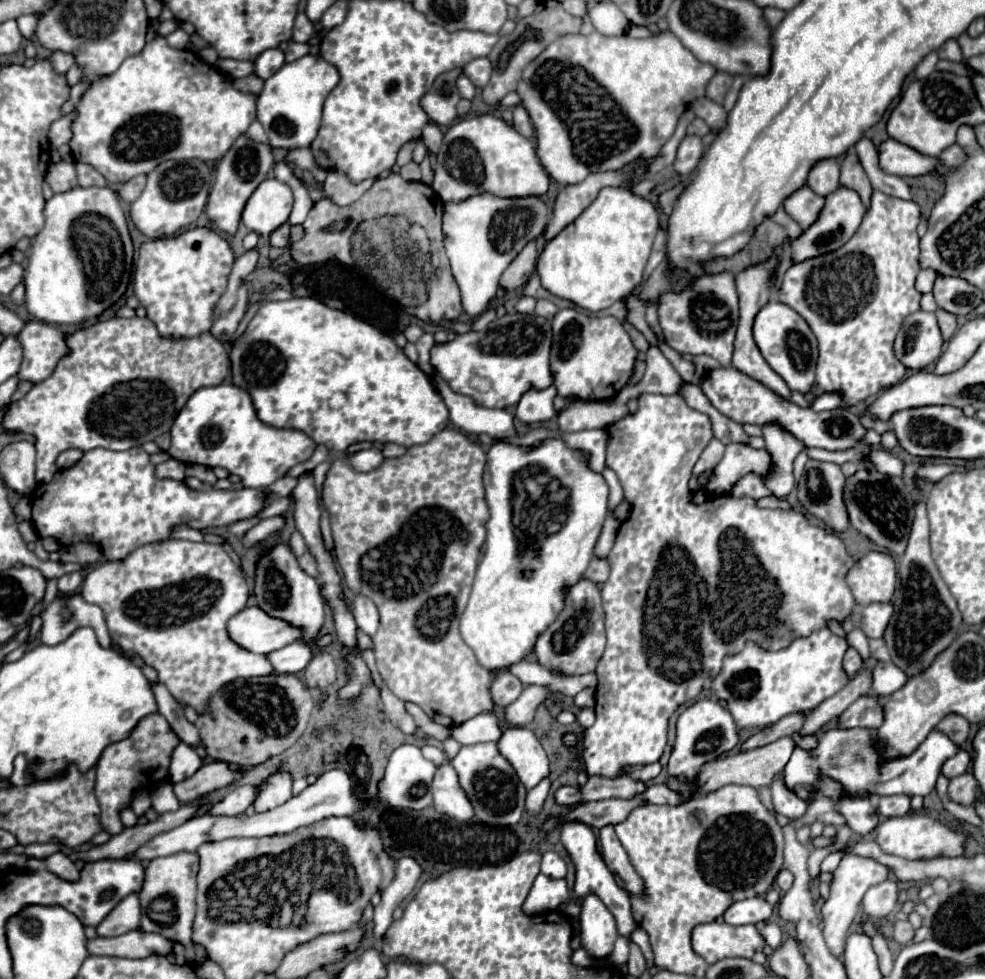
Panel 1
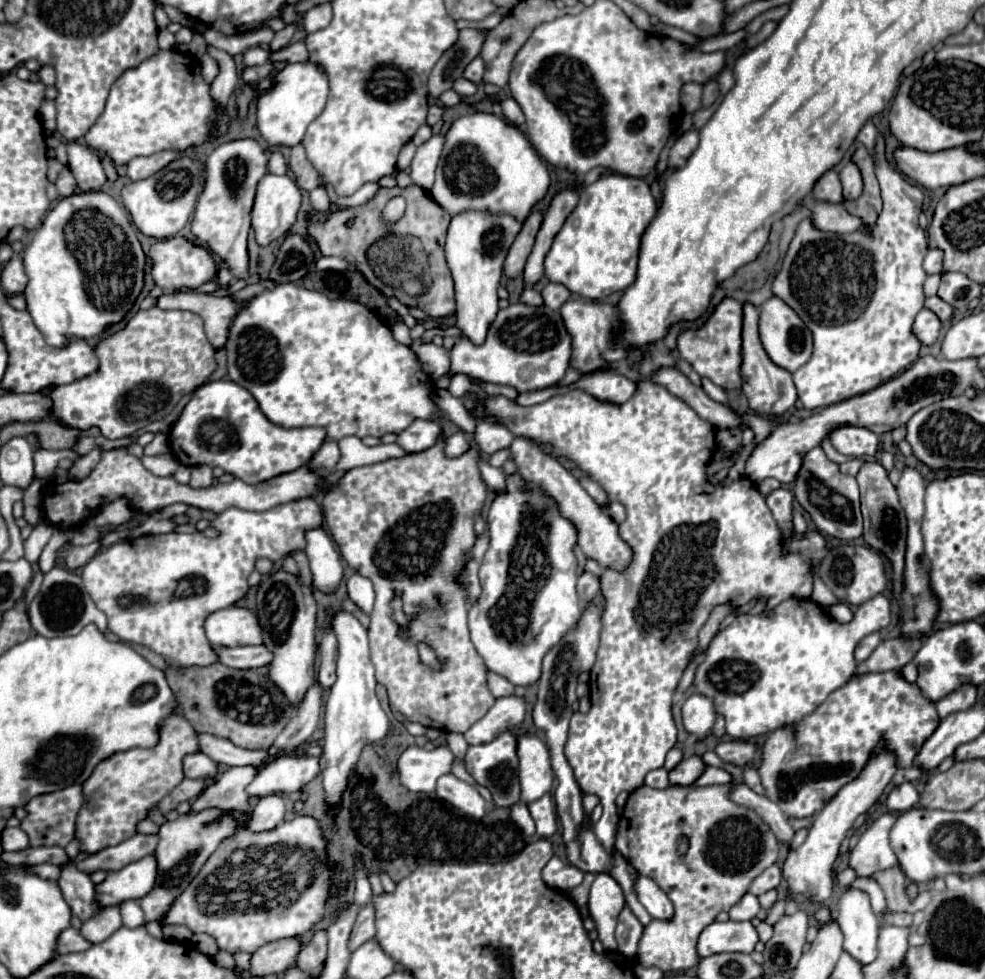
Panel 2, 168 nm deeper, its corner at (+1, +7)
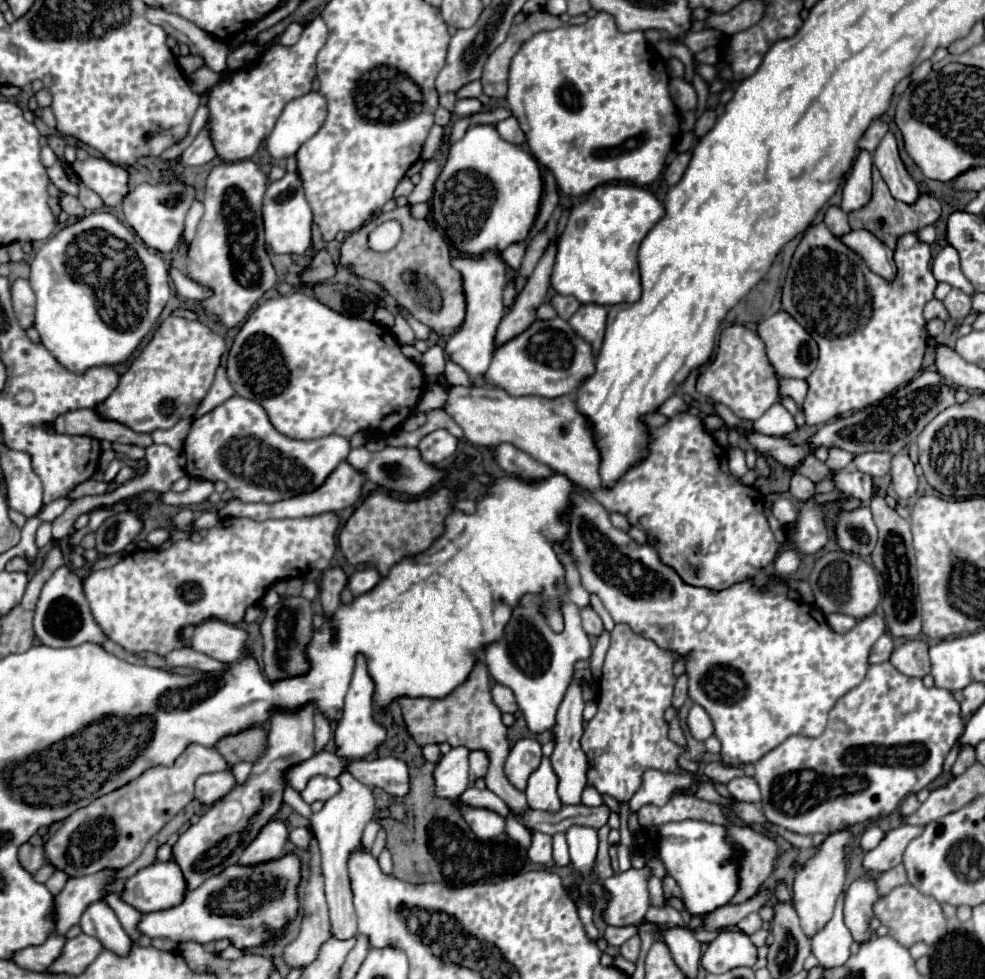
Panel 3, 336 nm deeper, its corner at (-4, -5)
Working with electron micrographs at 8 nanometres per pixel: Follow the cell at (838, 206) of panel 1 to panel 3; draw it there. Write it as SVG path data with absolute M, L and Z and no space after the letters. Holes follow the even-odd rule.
M860 152L856 162L854 162L854 168L844 184L844 190L842 190L842 210L844 212L852 212L852 210L858 210L862 208L868 200L870 200L870 192L872 192L872 158L868 152Z

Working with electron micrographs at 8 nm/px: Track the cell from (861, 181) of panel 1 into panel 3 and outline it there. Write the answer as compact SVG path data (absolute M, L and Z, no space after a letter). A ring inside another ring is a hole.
M874 168L872 170L872 180L874 180L874 190L872 190L872 200L856 210L856 212L850 212L850 228L852 230L860 230L860 228L866 228L870 230L878 240L882 240L888 248L894 250L896 246L896 238L906 234L906 232L916 232L928 224L934 224L938 218L940 218L940 202L932 196L920 196L918 202L914 206L908 206L904 202L896 202L890 192L888 192L888 186L884 184L880 172Z

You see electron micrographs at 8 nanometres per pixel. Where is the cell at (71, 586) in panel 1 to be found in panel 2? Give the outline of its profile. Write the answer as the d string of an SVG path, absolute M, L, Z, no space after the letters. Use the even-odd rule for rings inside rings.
M99 540L91 542L91 544L87 544L87 546L73 546L73 548L69 550L67 558L65 558L65 566L71 568L71 570L81 568L83 564L87 564L87 560L91 560L91 558L97 554L99 548L101 548L101 542L99 542Z

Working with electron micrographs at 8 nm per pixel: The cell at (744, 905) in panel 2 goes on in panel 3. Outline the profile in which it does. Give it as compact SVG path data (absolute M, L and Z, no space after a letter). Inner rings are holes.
M756 912L748 914L744 920L738 922L738 928L740 928L744 934L754 934L756 930L760 930L760 926L762 926L762 920L760 920L760 916L758 916Z

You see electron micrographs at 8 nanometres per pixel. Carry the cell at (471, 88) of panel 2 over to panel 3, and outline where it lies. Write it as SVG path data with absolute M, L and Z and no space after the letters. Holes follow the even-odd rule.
M464 98L464 100L458 100L456 102L456 116L472 116L476 112L482 110L482 104L478 98Z

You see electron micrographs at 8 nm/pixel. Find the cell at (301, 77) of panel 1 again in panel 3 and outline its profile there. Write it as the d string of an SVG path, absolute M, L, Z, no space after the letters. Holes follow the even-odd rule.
M308 92L286 104L276 126L266 138L266 148L272 158L288 158L310 140L326 120L326 100L320 92Z

